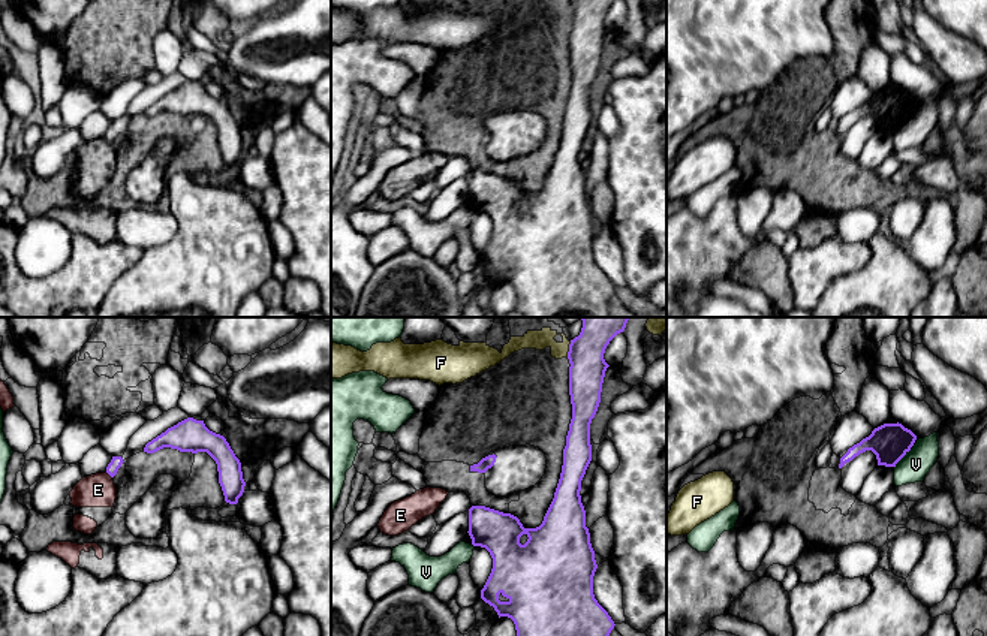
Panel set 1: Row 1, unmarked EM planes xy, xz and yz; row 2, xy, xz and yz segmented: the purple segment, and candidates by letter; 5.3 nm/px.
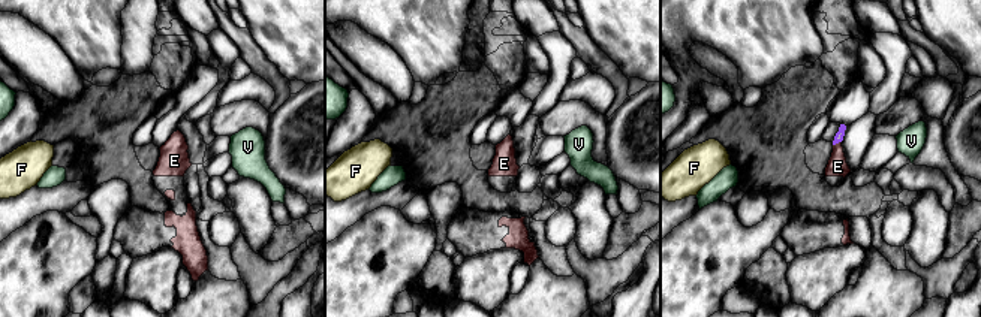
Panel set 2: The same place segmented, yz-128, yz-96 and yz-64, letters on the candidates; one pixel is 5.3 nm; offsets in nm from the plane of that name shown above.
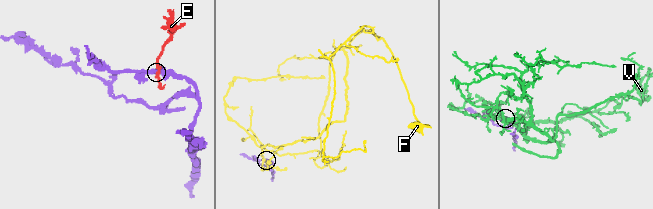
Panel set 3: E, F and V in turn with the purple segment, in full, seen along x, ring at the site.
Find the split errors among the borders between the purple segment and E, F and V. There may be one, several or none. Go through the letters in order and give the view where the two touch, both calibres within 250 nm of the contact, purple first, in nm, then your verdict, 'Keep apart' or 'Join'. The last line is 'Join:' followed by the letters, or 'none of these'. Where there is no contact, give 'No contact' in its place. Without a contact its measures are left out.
E: Touches purple in xy. Thickness 70 nm (purple) against 180 nm. Keep apart
F: Touches purple in xz. Thickness 190 nm (purple) against 90 nm. Keep apart
V: Touches purple in yz. Thickness 200 nm (purple) against 160 nm. Keep apart
Join: none of these

